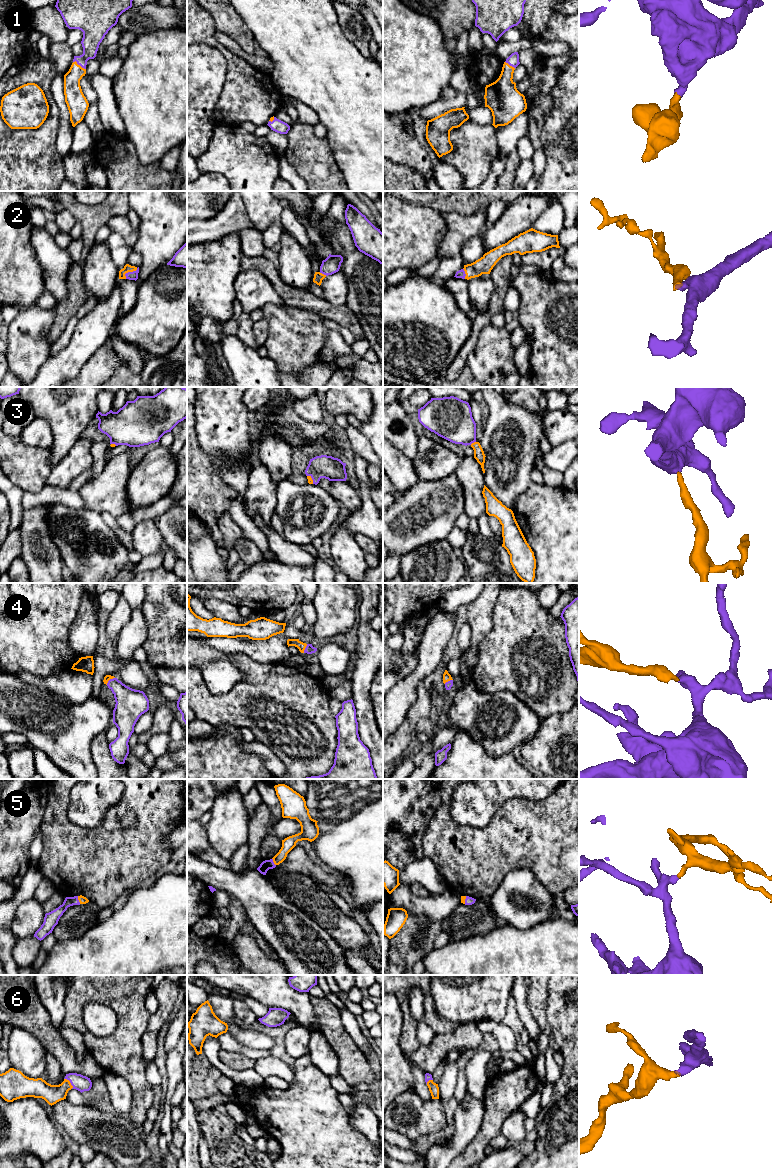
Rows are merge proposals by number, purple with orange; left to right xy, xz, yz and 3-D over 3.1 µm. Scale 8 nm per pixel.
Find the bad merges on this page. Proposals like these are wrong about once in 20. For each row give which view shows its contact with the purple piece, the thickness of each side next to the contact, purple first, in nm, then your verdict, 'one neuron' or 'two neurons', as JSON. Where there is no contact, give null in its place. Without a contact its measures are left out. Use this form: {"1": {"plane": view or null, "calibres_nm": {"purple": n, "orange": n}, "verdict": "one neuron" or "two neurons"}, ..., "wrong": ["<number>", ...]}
{"1": {"plane": "xy", "calibres_nm": {"purple": 160, "orange": 150}, "verdict": "one neuron"}, "2": {"plane": "xy", "calibres_nm": {"purple": 70, "orange": 70}, "verdict": "one neuron"}, "3": {"plane": "yz", "calibres_nm": {"purple": 320, "orange": 90}, "verdict": "one neuron"}, "4": {"plane": "xz", "calibres_nm": {"purple": 70, "orange": 70}, "verdict": "one neuron"}, "5": {"plane": "xy", "calibres_nm": {"purple": 100, "orange": 60}, "verdict": "one neuron"}, "6": {"plane": "xy", "calibres_nm": {"purple": 130, "orange": 150}, "verdict": "one neuron"}, "wrong": []}

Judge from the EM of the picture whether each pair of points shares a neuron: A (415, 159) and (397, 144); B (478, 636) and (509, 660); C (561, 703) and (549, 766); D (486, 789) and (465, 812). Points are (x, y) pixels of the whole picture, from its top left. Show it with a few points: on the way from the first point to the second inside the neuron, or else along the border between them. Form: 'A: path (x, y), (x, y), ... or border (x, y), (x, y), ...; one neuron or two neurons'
A: path (411, 155), (401, 146); one neuron
B: border (492, 617), (492, 627), (479, 644), (477, 662); two neurons
C: border (568, 710), (562, 713), (553, 713), (542, 721); two neurons
D: path (483, 795), (471, 807); one neuron

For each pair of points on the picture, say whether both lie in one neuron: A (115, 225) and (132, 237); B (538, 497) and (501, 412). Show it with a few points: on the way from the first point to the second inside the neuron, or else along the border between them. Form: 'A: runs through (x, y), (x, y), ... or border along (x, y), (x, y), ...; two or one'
A: runs through (119, 225), (128, 233); one
B: border along (531, 481), (528, 488), (516, 499); two

